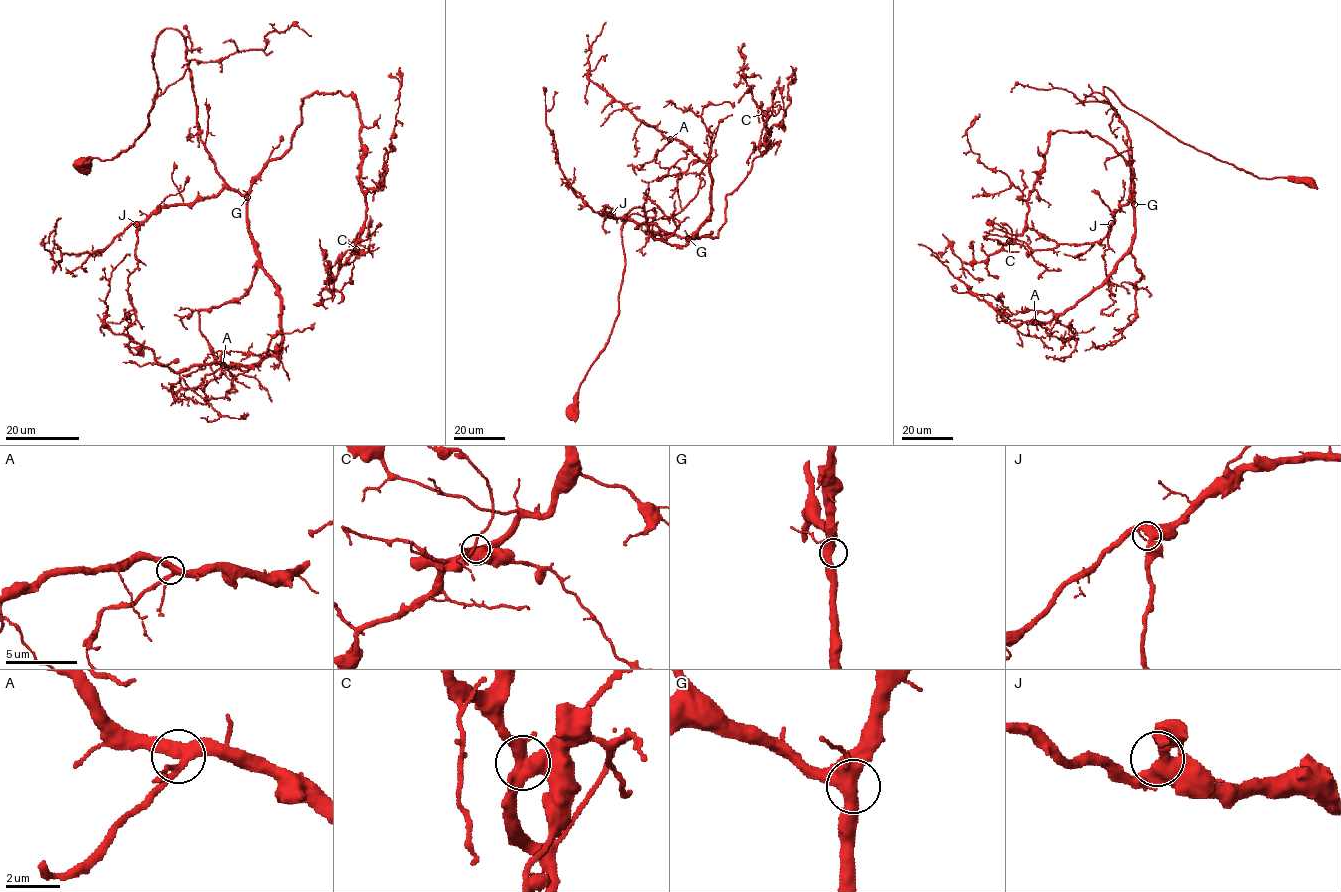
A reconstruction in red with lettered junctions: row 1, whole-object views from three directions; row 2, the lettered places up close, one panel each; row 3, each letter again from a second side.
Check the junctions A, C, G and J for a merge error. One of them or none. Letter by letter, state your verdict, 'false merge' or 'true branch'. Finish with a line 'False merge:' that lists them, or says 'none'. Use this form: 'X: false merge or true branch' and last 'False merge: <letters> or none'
A: true branch
C: true branch
G: true branch
J: true branch
False merge: none

